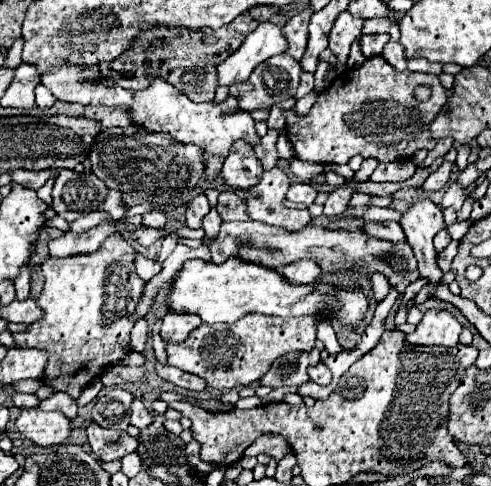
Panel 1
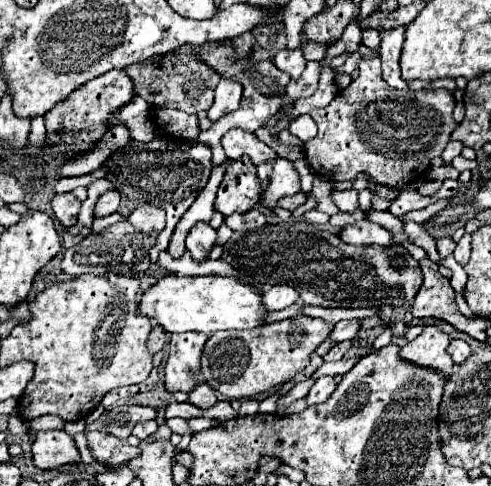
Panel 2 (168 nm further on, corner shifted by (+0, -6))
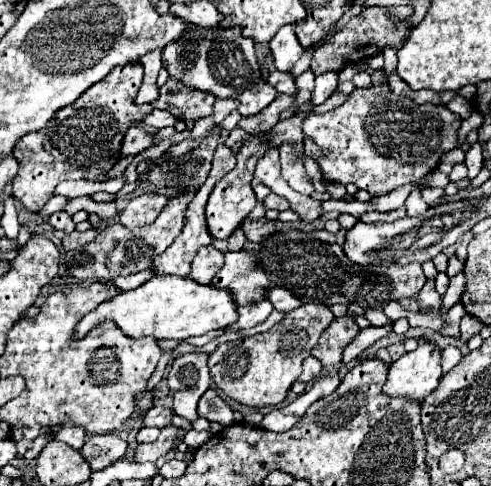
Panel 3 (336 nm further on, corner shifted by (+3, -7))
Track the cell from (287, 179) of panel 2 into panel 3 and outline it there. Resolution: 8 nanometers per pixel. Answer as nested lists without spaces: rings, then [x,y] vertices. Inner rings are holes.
[[[284,143],[280,147],[280,165],[282,165],[282,177],[294,191],[298,191],[302,195],[314,193],[314,187],[304,169],[304,153],[302,151],[298,153],[288,143]]]

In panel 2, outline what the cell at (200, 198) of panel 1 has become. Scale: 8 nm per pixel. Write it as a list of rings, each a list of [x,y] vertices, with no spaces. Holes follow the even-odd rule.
[[[195,226],[187,238],[187,250],[195,262],[205,262],[217,242],[217,232],[211,226]]]

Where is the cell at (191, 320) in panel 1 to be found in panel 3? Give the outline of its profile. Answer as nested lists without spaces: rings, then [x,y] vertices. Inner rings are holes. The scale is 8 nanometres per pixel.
[[[200,351],[178,355],[172,361],[170,371],[168,371],[168,389],[174,395],[174,413],[180,415],[180,417],[184,417],[184,419],[188,419],[188,421],[194,421],[198,417],[196,415],[198,399],[206,393],[206,389],[210,385],[210,375],[208,375],[206,359],[208,359],[208,355],[206,353],[200,353]]]

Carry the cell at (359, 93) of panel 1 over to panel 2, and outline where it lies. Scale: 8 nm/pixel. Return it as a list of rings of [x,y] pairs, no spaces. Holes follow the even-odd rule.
[[[361,58],[359,76],[351,82],[349,88],[341,90],[333,102],[325,108],[315,108],[309,116],[315,120],[319,132],[317,136],[303,144],[305,158],[311,168],[329,178],[331,182],[355,180],[357,174],[369,174],[377,184],[391,190],[399,190],[409,182],[417,180],[423,172],[429,170],[431,160],[441,156],[445,150],[457,122],[453,120],[455,98],[447,90],[393,90],[381,78],[381,58]]]

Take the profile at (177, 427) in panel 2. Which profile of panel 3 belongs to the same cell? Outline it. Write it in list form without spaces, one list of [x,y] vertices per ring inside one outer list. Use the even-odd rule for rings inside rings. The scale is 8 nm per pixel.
[[[191,429],[190,431],[186,432],[184,436],[184,442],[189,449],[197,449],[198,447],[206,443],[206,441],[208,441],[208,439],[212,437],[212,435],[214,434],[210,431],[196,431],[194,429]]]

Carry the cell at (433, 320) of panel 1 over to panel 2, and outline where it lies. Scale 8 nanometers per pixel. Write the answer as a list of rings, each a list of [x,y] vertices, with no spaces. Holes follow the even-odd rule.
[[[425,326],[423,332],[413,342],[407,342],[401,348],[399,356],[405,362],[411,362],[421,368],[431,368],[449,378],[453,374],[453,360],[447,354],[447,346],[449,346],[447,334],[443,334],[435,326]]]

